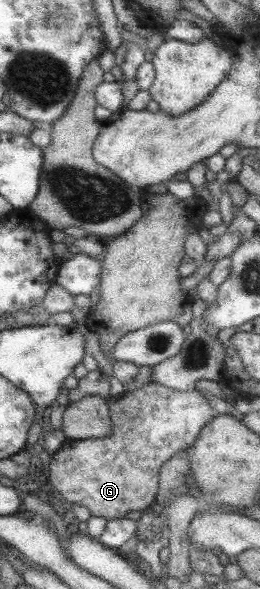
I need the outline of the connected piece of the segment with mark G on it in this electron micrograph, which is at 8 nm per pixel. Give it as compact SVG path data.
M153 382L139 389L128 389L121 398L110 397L107 404L111 415L111 434L99 438L67 439L61 448L52 454L48 471L51 488L56 492L56 502L66 507L79 504L88 508L93 516L115 519L127 516L131 510L145 511L156 502L163 463L181 449L190 450L201 429L219 413L197 389L180 392Z

